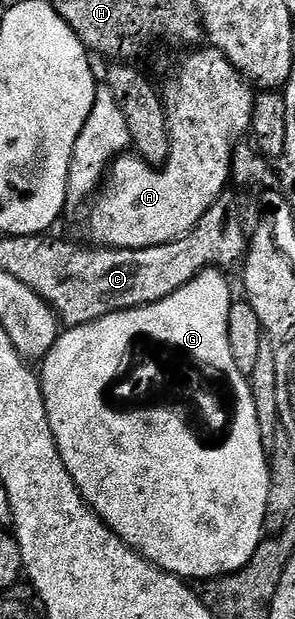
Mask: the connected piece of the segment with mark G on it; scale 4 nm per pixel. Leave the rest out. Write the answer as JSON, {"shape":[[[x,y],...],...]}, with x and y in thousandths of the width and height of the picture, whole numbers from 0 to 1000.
{"shape":[[[749,433],[692,436],[620,465],[607,465],[607,472],[580,472],[580,478],[525,491],[498,491],[454,501],[407,501],[278,527],[231,528],[217,536],[197,538],[193,554],[159,569],[132,591],[159,679],[173,685],[200,737],[302,822],[454,892],[542,921],[597,927],[617,937],[705,937],[746,934],[756,927],[790,927],[824,918],[837,905],[851,905],[851,898],[864,898],[864,885],[878,885],[902,861],[898,822],[912,787],[905,716],[888,711],[878,698],[878,679],[864,672],[864,646],[841,609],[810,601],[783,577],[783,556],[769,549],[769,511],[790,496],[797,477],[763,443],[766,438]]]}

